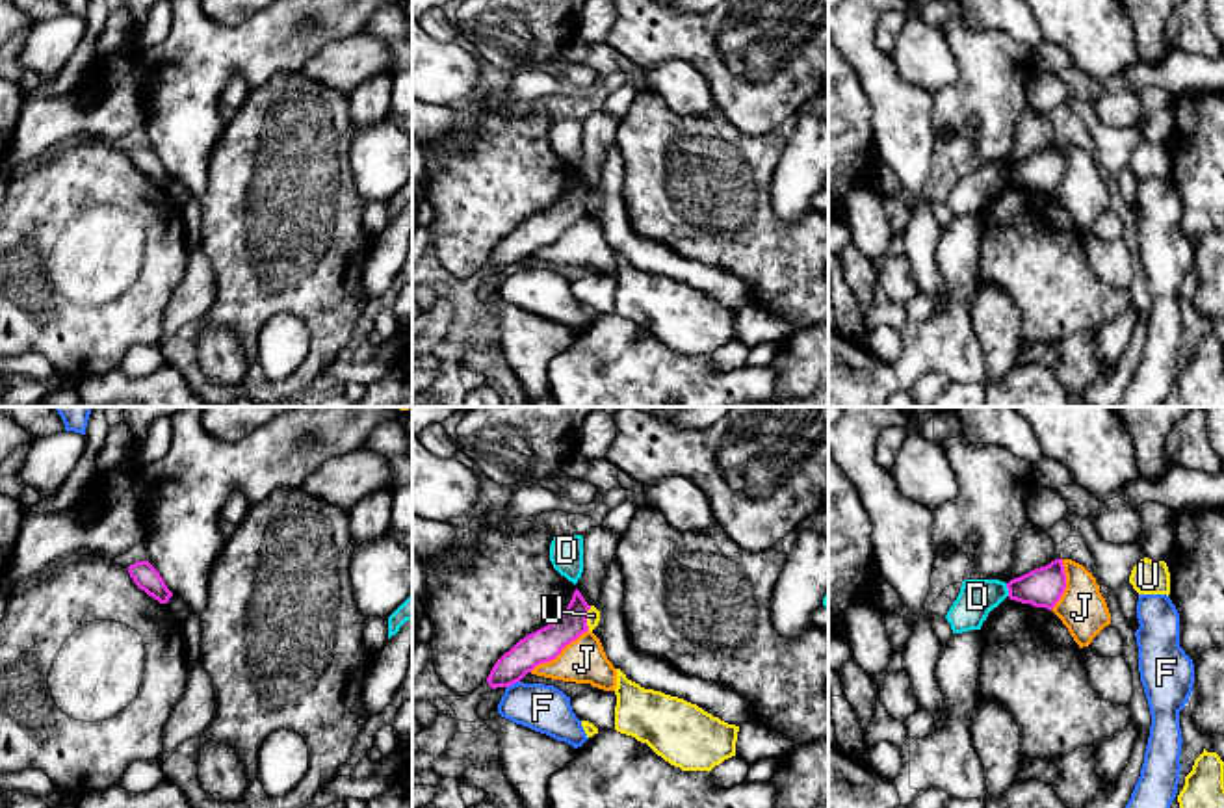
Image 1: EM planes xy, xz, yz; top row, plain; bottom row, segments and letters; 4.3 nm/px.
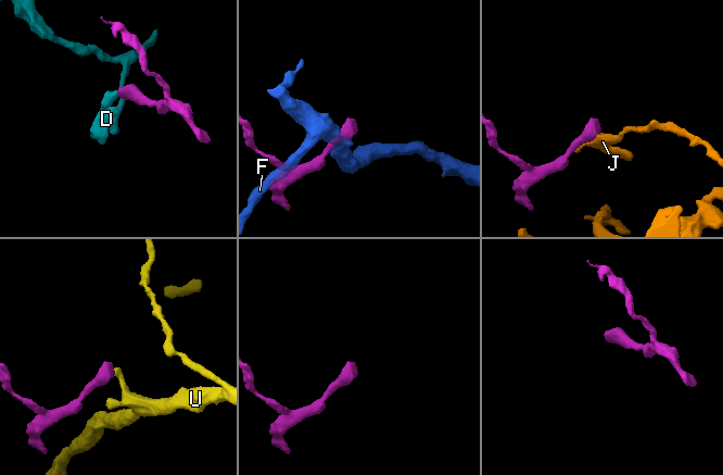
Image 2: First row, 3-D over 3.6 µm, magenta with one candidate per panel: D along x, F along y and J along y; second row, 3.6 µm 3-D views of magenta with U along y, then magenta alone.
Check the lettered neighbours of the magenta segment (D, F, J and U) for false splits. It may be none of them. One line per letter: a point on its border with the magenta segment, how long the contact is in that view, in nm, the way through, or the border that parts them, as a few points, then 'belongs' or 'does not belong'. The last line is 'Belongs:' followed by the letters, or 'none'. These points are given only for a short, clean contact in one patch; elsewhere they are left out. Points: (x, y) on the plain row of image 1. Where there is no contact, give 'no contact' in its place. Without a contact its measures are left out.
D: meets magenta in yz at (1007, 171); contact 60 nm long; does not belong
F: meets magenta in xz at (513, 266); contact 70 nm long; border along xz (519, 264), (507, 272); does not belong
J: meets magenta in xz at (558, 238); contact 320 nm long; does not belong
U: meets magenta in xz at (585, 203); contact 110 nm long; border along xz (591, 190), (587, 195), (587, 214); does not belong
Belongs: none

